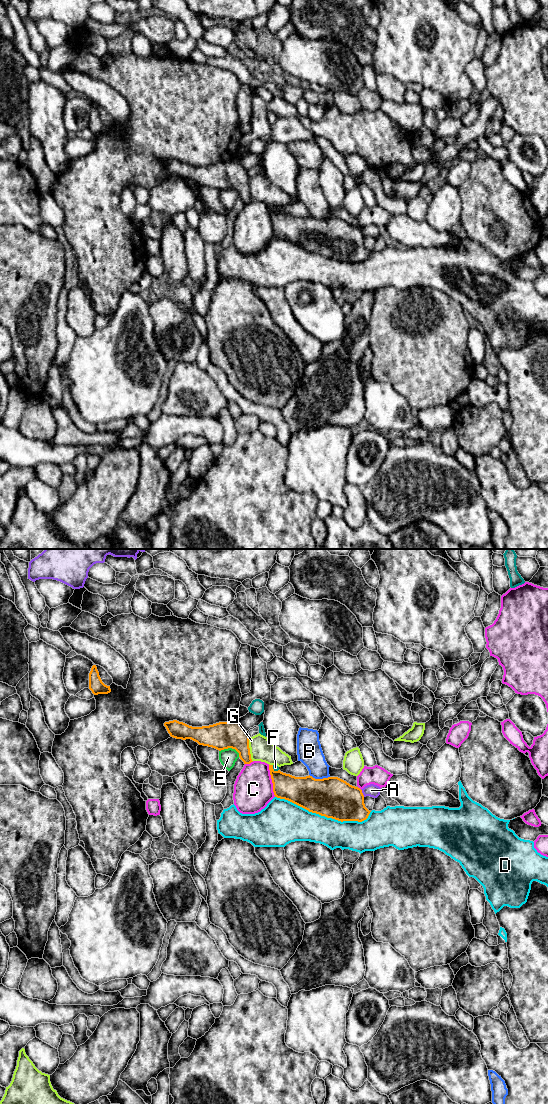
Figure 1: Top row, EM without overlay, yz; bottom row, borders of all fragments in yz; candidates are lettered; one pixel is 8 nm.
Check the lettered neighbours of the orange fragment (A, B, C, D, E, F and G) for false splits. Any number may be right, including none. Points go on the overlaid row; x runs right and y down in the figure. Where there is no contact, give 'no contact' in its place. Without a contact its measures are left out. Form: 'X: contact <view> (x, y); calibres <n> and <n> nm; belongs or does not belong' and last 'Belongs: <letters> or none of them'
A: contact yz (362, 793); calibres 320 and 100 nm; does not belong
B: contact yz (319, 779); calibres 320 and 200 nm; does not belong
C: contact yz (272, 781); calibres 220 and 320 nm; does not belong
D: contact yz (324, 815); calibres 320 and 280 nm; does not belong
E: contact yz (230, 747); calibres 220 and 140 nm; does not belong
F: contact yz (273, 769); calibres 200 and 50 nm; does not belong
G: contact yz (249, 749); calibres 220 and 190 nm; does not belong
Belongs: none of them

